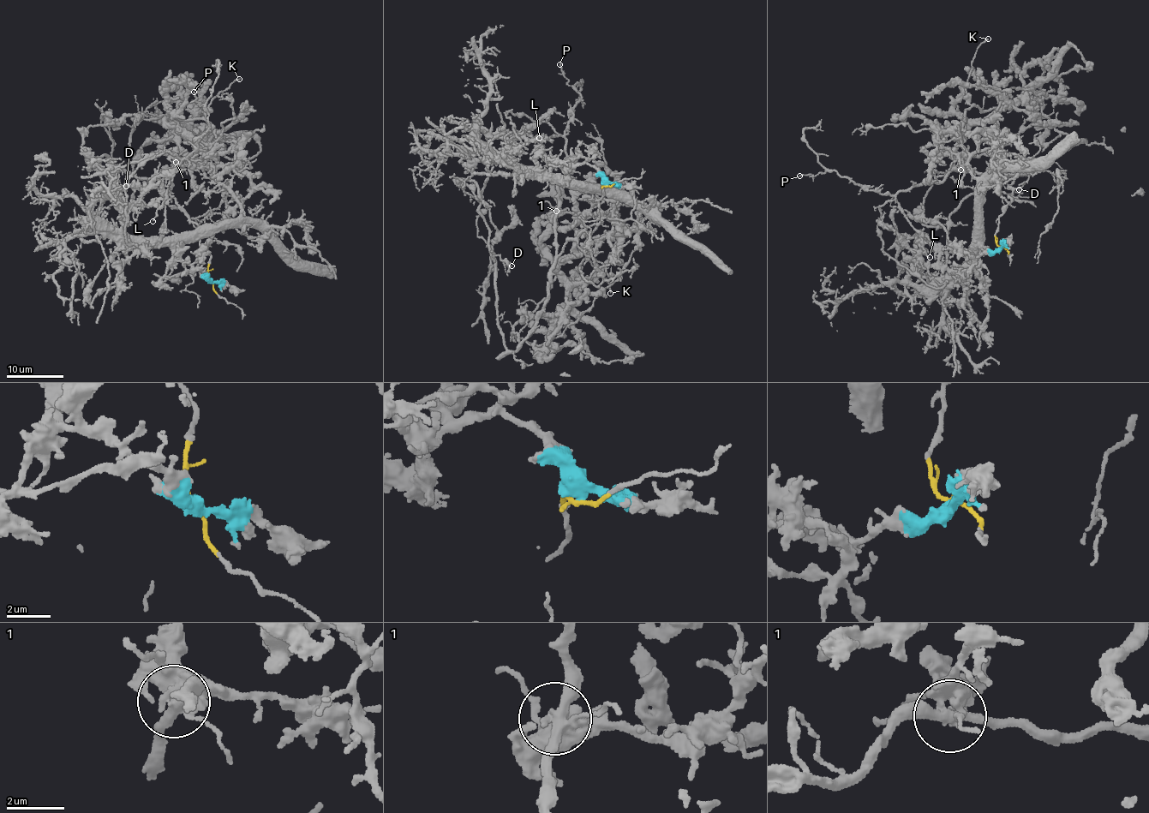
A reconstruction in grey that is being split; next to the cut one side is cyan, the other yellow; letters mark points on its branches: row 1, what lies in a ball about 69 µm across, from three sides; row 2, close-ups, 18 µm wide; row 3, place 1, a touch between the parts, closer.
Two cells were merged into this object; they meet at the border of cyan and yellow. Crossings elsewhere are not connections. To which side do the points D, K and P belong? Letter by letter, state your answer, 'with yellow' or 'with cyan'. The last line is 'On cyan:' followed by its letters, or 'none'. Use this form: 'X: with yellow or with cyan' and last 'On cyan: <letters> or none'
D: with yellow
K: with yellow
P: with yellow
On cyan: none

